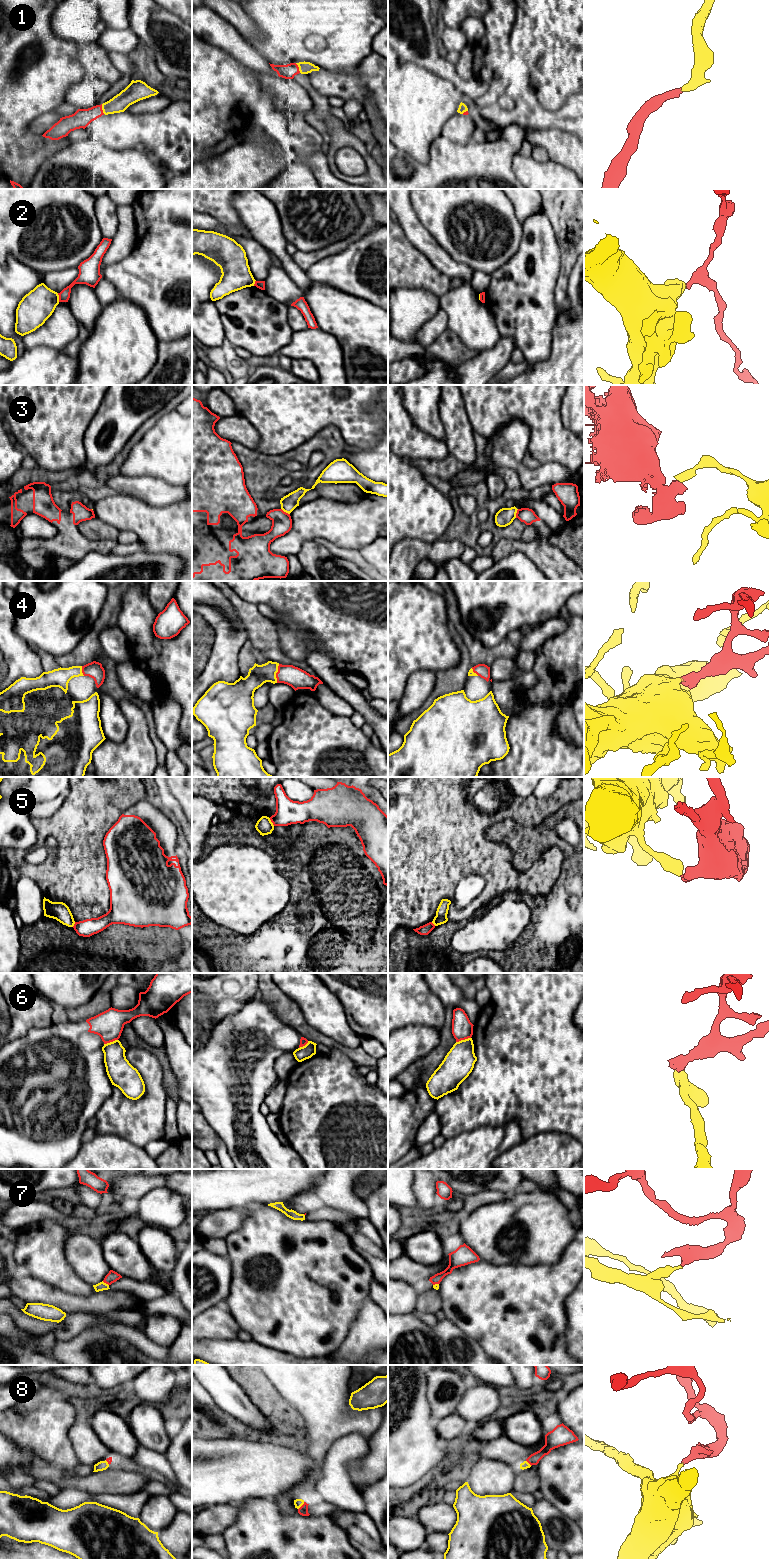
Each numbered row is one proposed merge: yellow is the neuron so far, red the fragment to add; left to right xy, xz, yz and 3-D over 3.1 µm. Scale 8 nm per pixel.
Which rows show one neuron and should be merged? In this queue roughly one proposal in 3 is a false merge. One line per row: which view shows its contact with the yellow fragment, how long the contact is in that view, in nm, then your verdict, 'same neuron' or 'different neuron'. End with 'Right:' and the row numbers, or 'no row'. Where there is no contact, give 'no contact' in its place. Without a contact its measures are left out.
1: contact in xy; length 80 nm; same neuron
2: contact in xy; length 70 nm; different neuron
3: contact in xz; length 90 nm; different neuron
4: contact in xz; length 150 nm; same neuron
5: contact in xz; length 80 nm; different neuron
6: contact in yz; length 130 nm; different neuron
7: contact in xy; length 70 nm; different neuron
8: contact in xz; length 80 nm; same neuron
Right: 1, 4, 8

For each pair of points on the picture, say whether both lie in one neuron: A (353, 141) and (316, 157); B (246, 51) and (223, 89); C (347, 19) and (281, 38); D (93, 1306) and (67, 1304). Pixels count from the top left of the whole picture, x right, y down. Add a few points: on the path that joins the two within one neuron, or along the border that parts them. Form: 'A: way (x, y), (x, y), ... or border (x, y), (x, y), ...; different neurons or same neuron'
A: border (325, 155), (330, 171), (336, 176); different neurons
B: border (220, 49), (228, 52), (247, 67); different neurons
C: way (331, 19), (312, 19), (297, 25); same neuron
D: way (87, 1304), (73, 1304); same neuron

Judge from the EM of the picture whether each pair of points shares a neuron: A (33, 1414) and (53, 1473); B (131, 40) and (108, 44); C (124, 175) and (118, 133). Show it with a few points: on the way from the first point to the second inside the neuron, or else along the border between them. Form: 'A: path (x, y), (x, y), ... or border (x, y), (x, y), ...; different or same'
A: border (43, 1461), (53, 1464), (62, 1470); different
B: path (125, 41), (114, 41); same
C: border (100, 141), (111, 148), (119, 150), (141, 150); different

